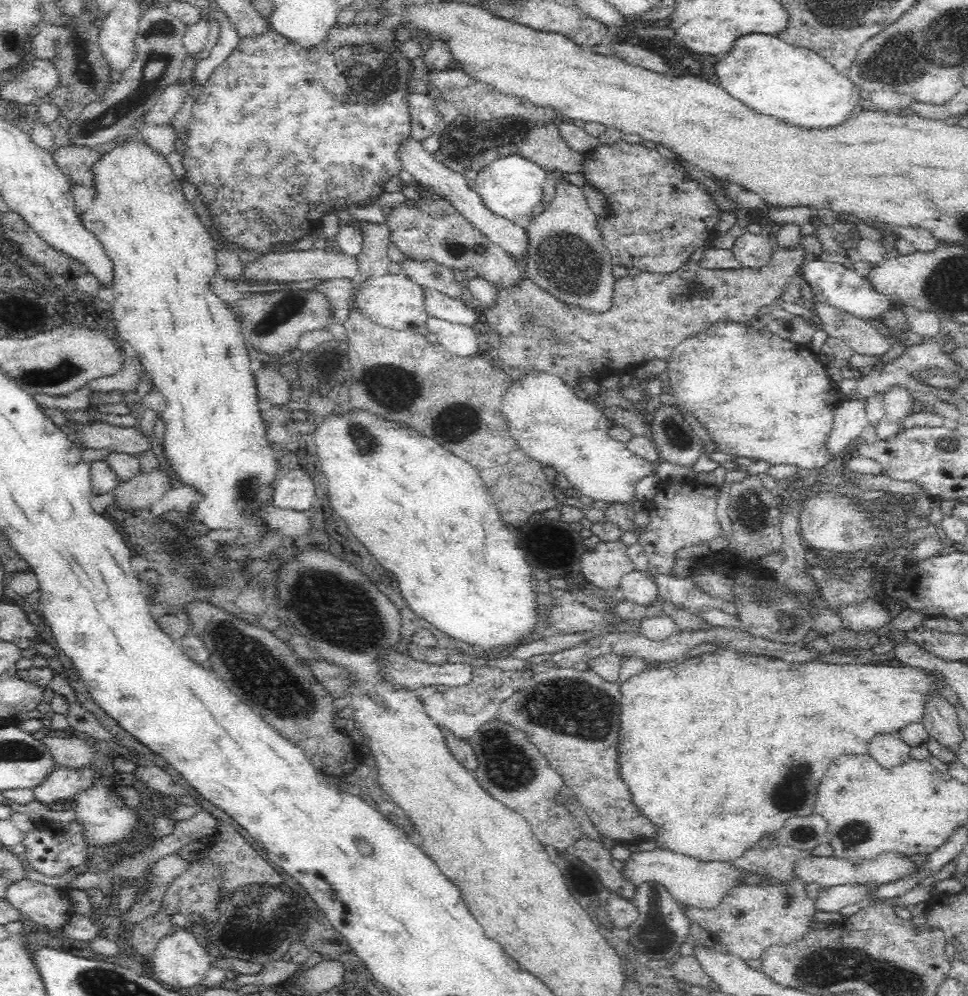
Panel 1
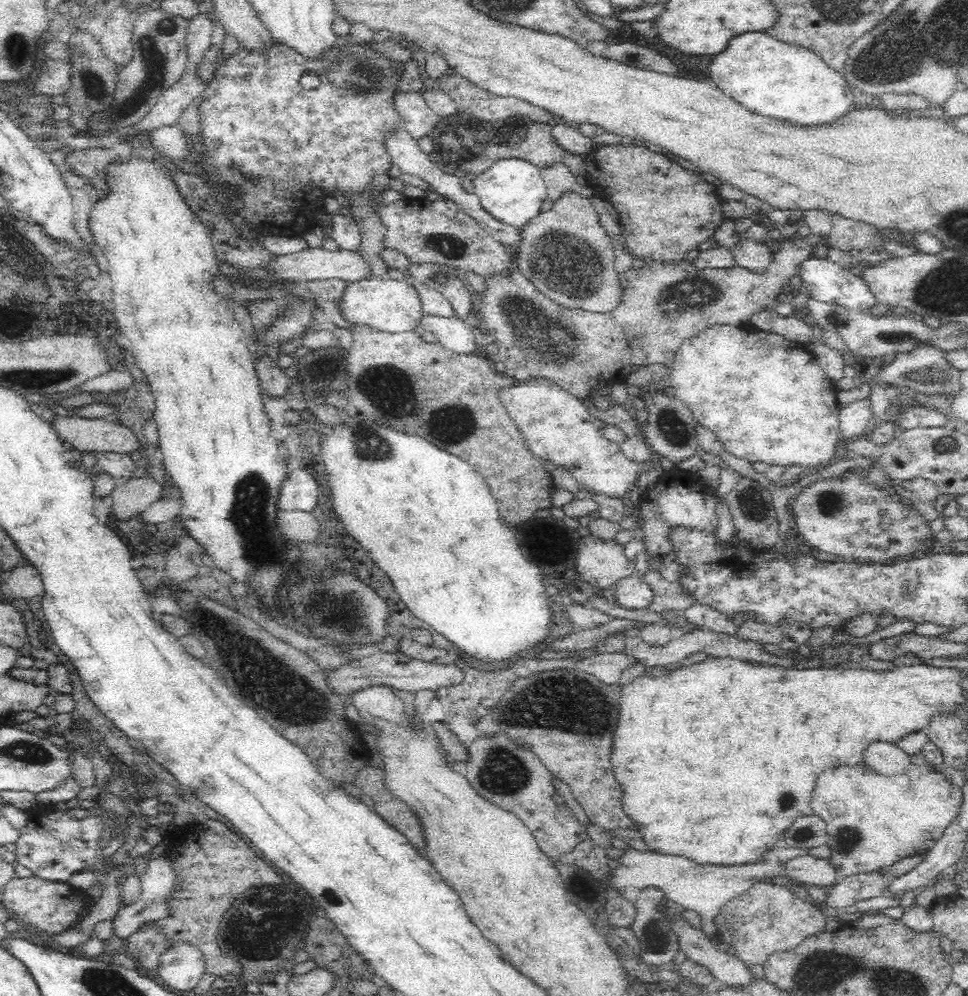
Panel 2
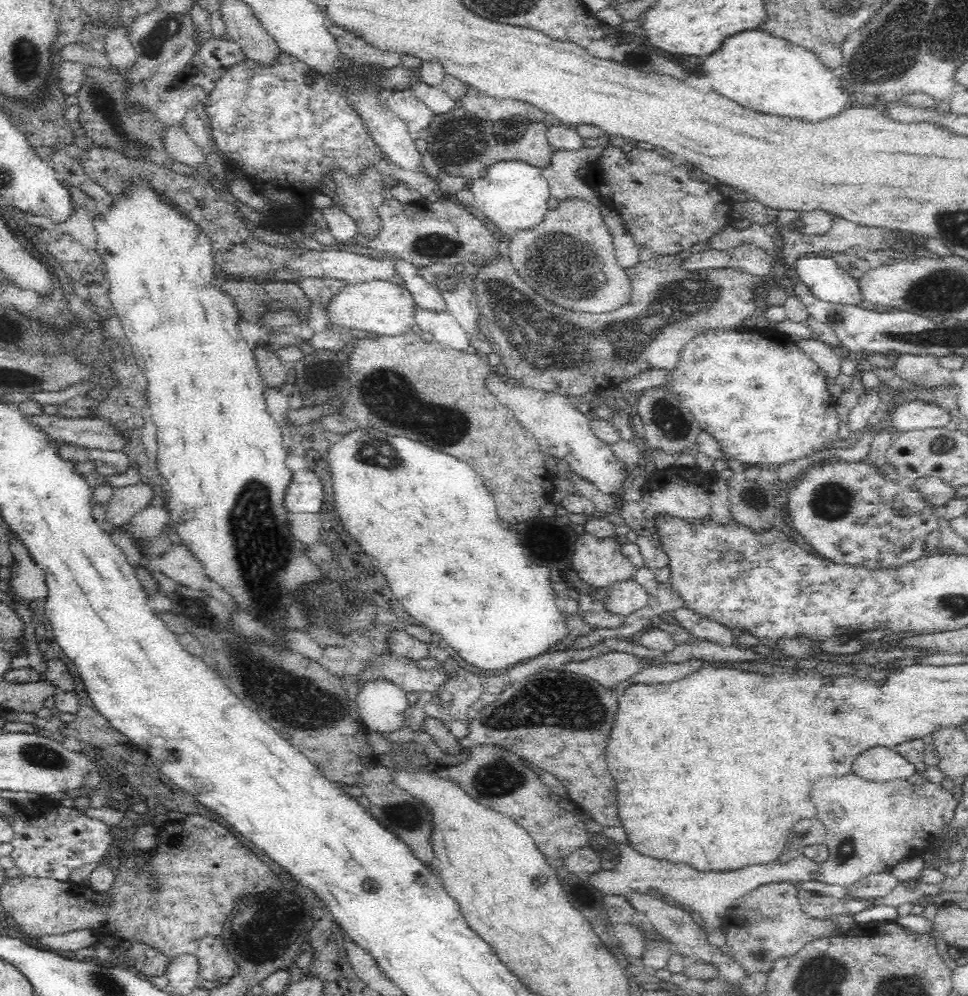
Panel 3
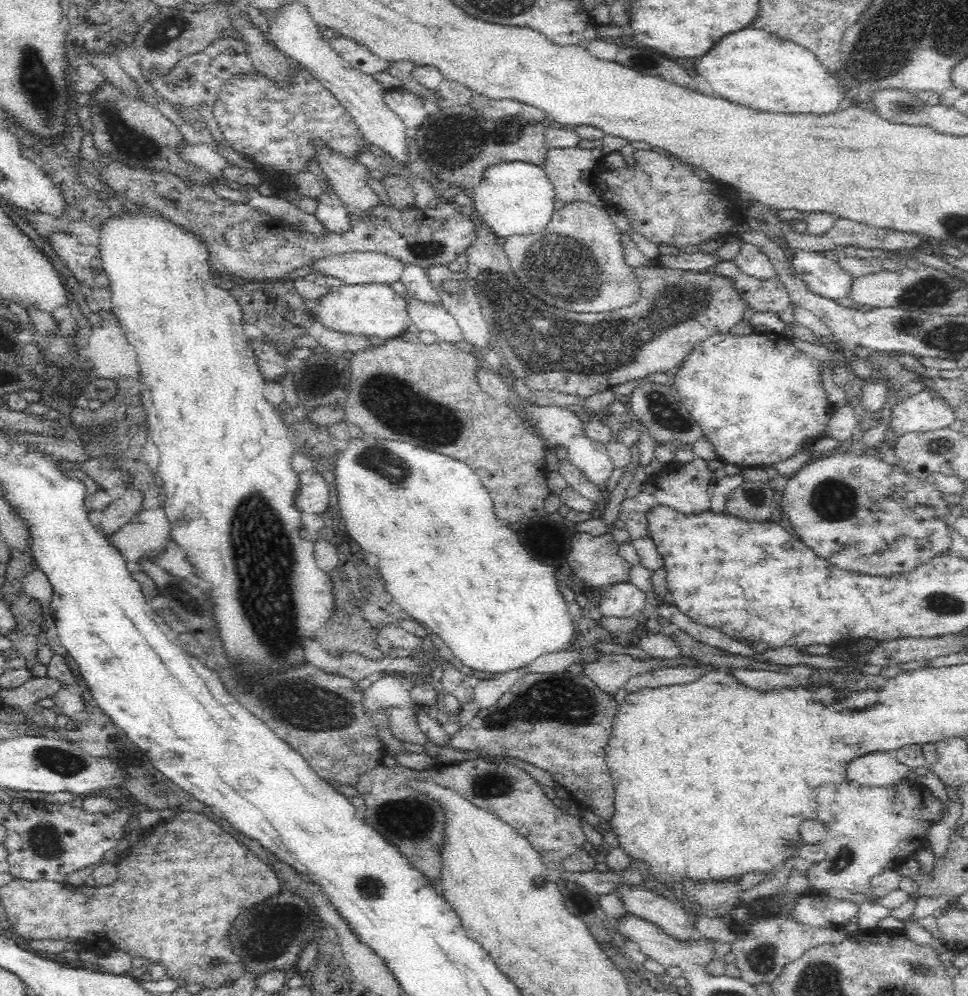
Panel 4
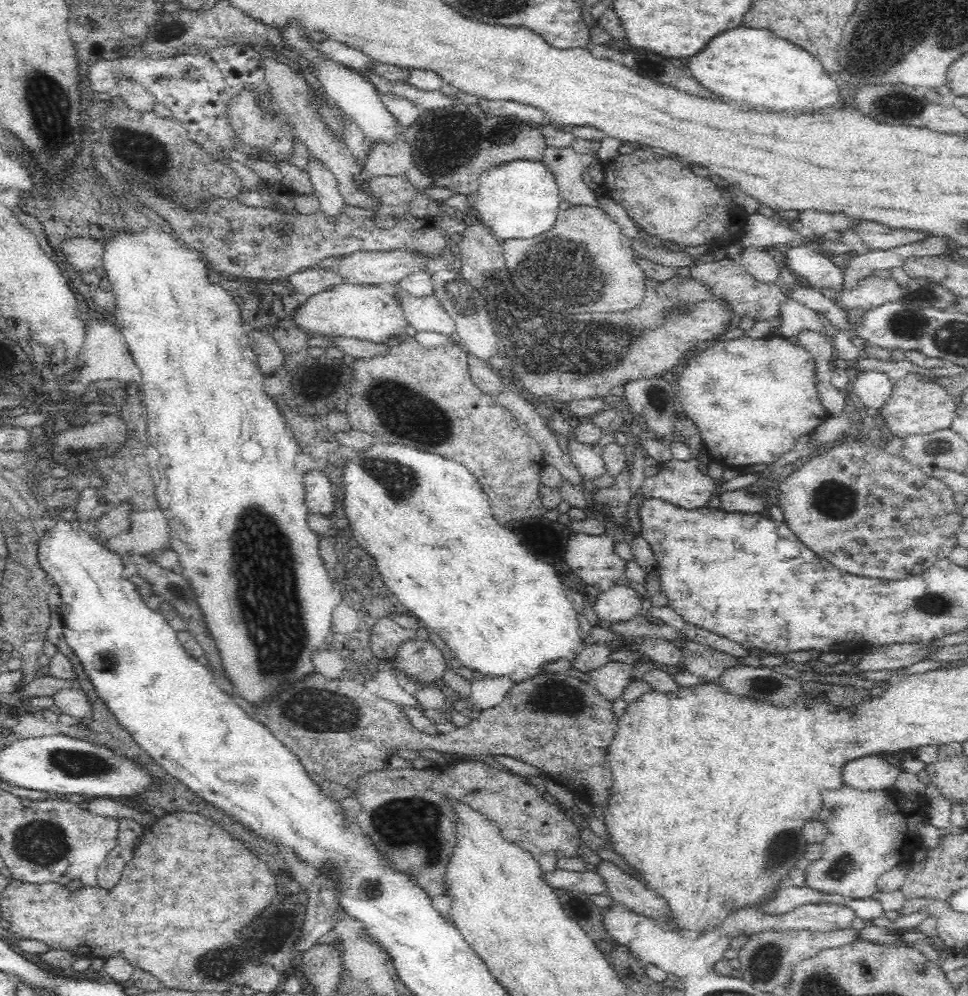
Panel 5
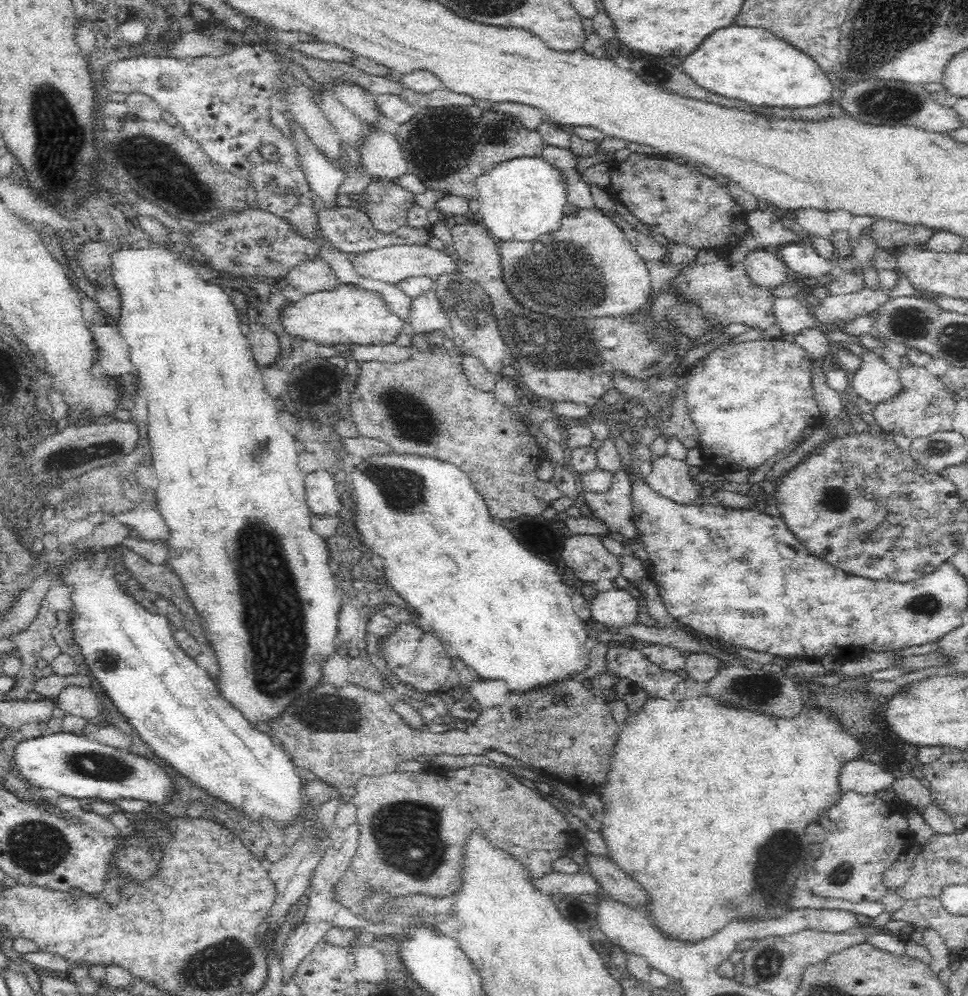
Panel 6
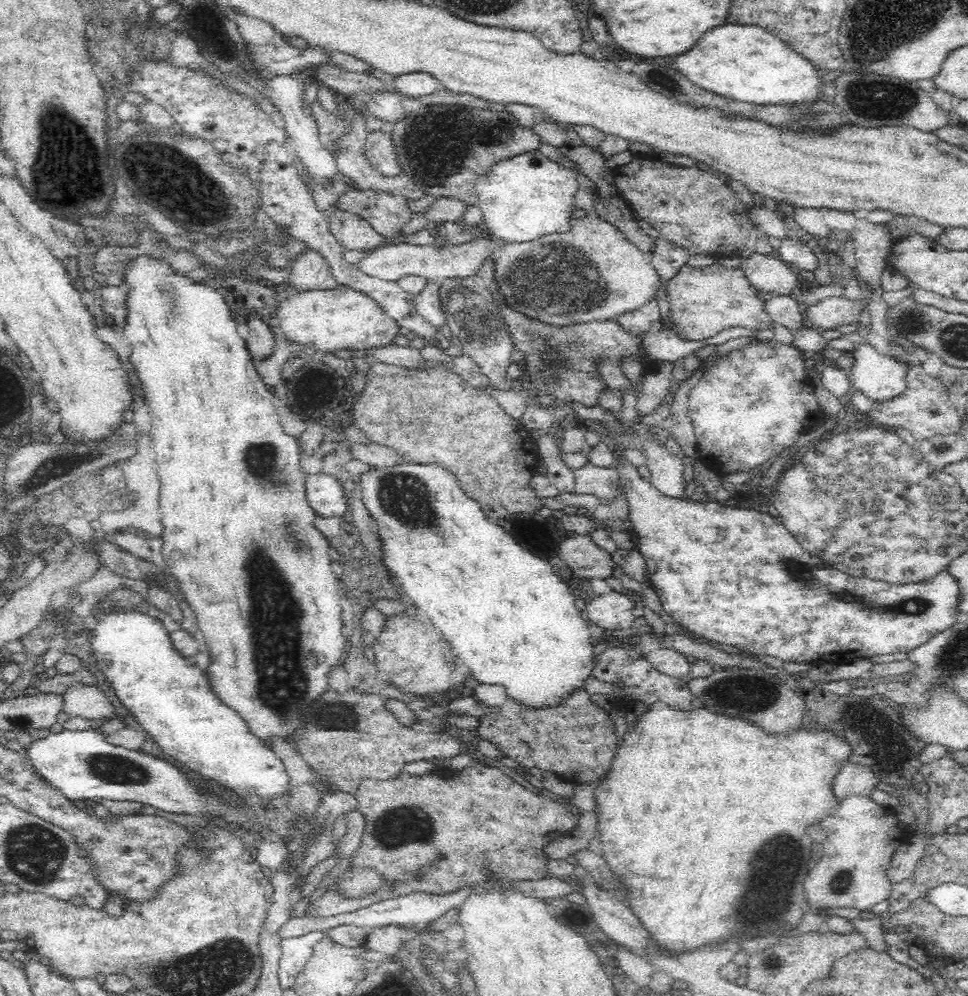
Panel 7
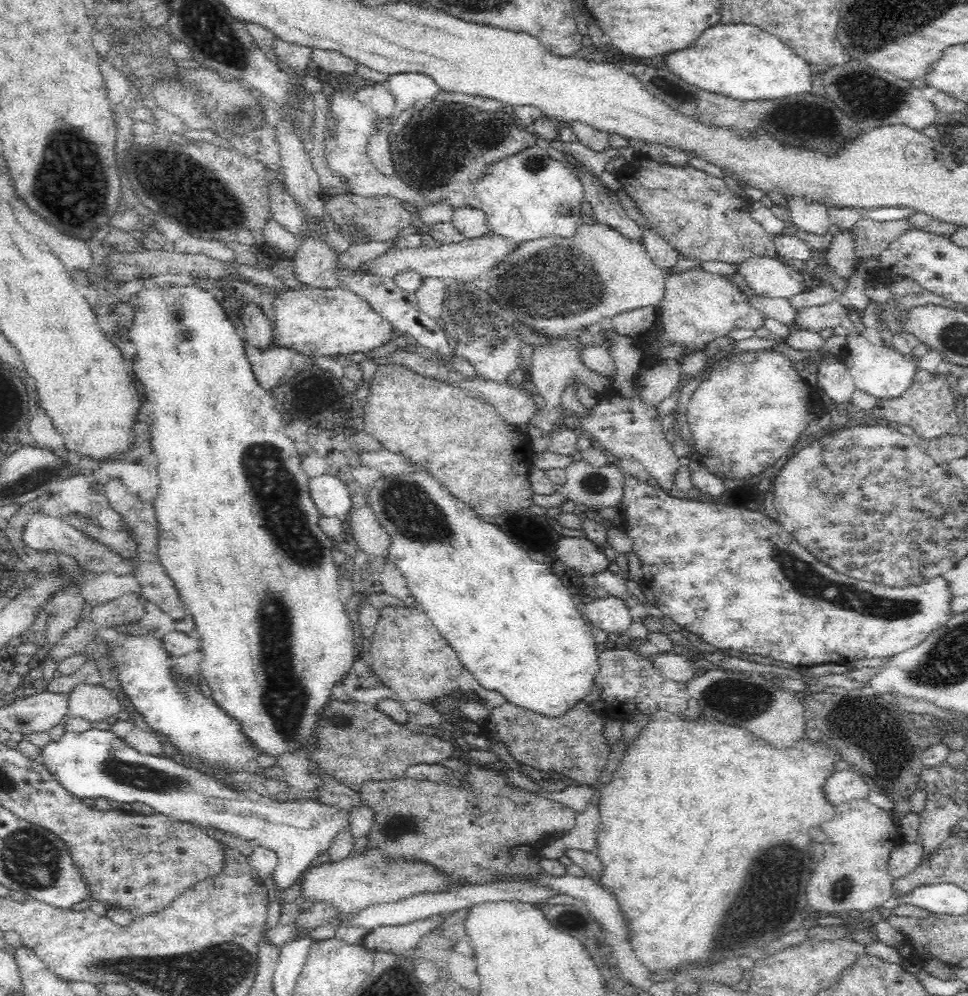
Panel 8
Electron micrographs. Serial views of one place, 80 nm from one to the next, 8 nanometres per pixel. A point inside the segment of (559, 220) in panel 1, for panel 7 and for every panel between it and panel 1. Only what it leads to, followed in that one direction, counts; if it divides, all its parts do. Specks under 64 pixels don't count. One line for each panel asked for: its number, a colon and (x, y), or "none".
2: (566, 253)
3: (569, 258)
4: (575, 263)
5: (583, 264)
6: (585, 268)
7: (590, 272)

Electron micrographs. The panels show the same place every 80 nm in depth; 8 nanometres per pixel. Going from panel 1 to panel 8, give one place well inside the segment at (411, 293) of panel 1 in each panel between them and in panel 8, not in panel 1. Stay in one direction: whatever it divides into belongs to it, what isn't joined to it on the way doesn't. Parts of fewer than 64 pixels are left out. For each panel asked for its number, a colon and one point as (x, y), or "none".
2: (381, 302)
3: (381, 306)
4: (376, 311)
5: (371, 312)
6: (349, 313)
7: (341, 318)
8: (324, 322)

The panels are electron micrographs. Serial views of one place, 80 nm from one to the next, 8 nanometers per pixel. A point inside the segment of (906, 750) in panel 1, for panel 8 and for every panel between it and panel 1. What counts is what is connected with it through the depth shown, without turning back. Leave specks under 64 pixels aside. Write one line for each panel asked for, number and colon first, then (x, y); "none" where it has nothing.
2: (887, 758)
3: (879, 763)
4: (879, 768)
5: (868, 772)
6: (861, 776)
7: (856, 779)
8: (841, 786)

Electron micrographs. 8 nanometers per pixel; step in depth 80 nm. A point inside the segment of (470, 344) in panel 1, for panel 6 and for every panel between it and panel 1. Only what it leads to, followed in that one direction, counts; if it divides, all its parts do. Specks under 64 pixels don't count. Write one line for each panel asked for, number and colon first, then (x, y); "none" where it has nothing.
2: (456, 336)
3: (447, 330)
4: (435, 318)
5: (427, 313)
6: (425, 313)

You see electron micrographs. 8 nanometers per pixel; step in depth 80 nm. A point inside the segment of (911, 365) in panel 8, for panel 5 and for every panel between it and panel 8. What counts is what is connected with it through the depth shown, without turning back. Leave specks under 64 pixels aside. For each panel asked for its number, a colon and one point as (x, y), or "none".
5: (874, 388)
6: (875, 381)
7: (879, 377)

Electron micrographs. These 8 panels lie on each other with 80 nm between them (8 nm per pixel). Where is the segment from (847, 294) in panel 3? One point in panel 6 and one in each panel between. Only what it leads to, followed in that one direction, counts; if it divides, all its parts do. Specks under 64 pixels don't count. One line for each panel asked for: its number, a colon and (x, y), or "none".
4: (824, 277)
5: (808, 263)
6: (802, 260)

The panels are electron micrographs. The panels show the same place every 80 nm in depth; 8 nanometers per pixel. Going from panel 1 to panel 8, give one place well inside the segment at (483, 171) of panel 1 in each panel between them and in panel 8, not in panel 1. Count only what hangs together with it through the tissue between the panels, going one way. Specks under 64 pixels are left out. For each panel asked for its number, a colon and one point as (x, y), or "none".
2: (512, 190)
3: (513, 194)
4: (514, 197)
5: (515, 200)
6: (520, 199)
7: (522, 198)
8: (530, 195)

